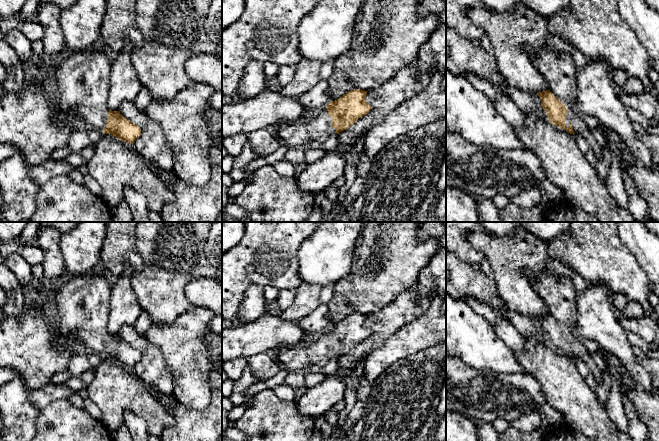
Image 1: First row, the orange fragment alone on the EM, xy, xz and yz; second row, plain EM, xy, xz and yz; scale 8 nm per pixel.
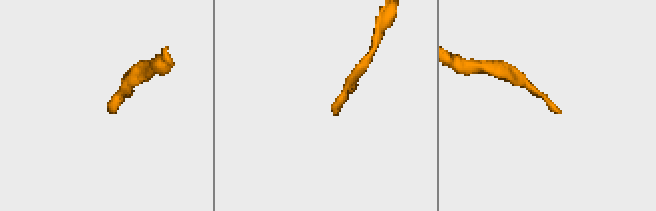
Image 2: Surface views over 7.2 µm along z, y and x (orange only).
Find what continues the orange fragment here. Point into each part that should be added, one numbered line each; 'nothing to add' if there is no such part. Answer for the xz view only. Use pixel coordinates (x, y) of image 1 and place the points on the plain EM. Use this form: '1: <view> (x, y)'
1: xz (318, 351)

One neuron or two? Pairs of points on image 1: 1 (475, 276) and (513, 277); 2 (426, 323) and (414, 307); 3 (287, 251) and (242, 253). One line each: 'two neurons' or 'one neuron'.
1: two neurons
2: two neurons
3: one neuron

